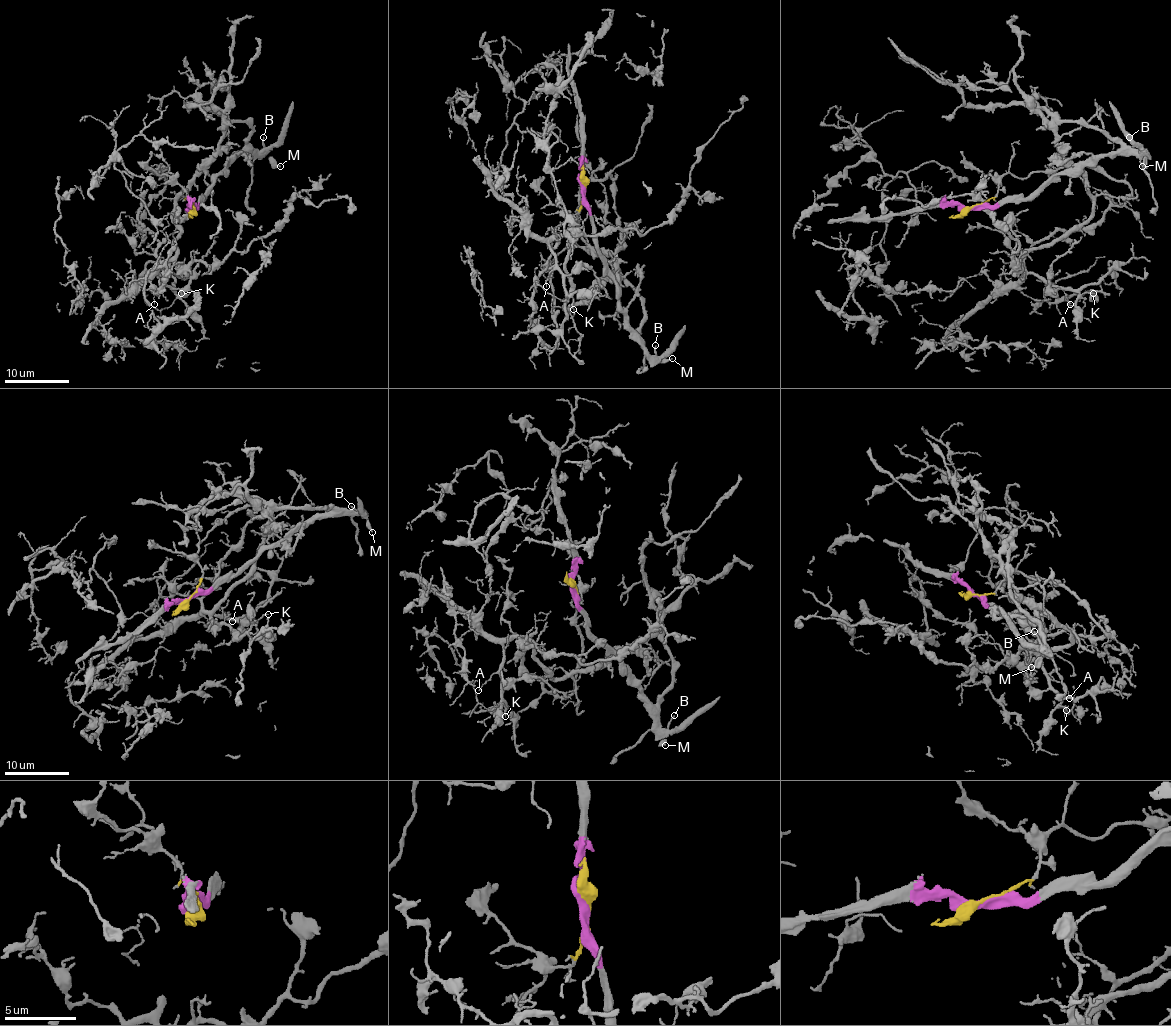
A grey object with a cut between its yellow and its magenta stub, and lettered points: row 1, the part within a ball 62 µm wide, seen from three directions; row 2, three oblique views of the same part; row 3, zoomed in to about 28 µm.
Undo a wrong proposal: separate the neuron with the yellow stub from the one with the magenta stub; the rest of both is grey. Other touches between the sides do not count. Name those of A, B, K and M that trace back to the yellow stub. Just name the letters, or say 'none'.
A, K

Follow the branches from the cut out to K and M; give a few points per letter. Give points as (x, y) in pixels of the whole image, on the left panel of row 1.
K: (192, 207), (171, 173), (159, 178), (161, 165), (166, 185), (138, 210), (159, 243), (158, 272), (182, 293)
M: (192, 207), (237, 156), (267, 154), (280, 167)

